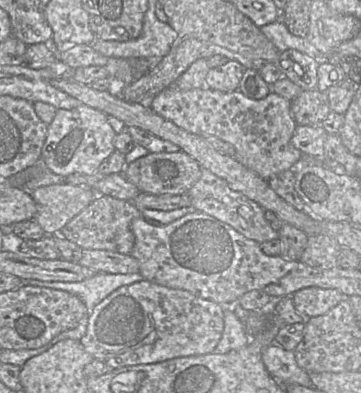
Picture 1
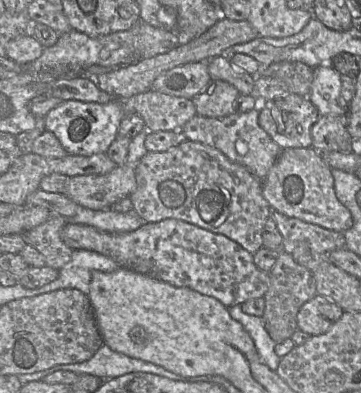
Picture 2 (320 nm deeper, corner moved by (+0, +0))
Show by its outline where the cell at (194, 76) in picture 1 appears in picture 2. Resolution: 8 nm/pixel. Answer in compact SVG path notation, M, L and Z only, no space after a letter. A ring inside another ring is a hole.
M212 79L209 84L192 99L197 114L205 117L222 118L236 111L236 101L241 93L231 83Z

